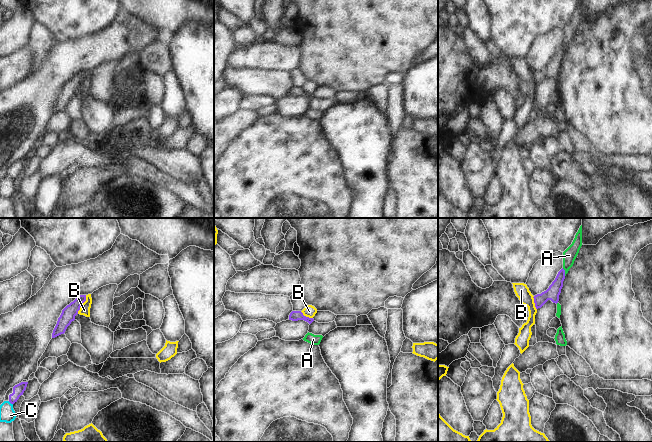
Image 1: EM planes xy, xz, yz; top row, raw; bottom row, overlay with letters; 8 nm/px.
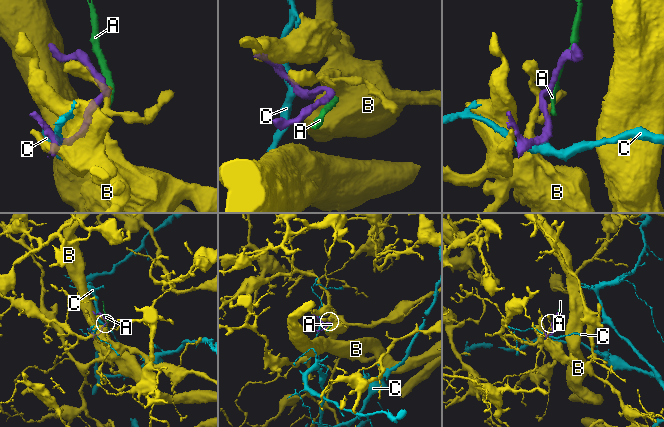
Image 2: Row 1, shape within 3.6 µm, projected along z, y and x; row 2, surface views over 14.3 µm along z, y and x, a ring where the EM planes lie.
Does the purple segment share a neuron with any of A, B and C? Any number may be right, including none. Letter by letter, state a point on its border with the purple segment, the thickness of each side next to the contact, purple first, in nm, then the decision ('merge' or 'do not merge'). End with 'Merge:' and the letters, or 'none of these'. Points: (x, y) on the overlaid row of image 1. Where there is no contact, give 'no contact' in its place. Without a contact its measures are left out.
A: contact yz (564, 272); calibres 110 and 110 nm; do not merge
B: contact xy (82, 303); calibres 120 and 80 nm; do not merge
C: contact xy (10, 402); calibres 90 and 130 nm; do not merge
Merge: none of these

